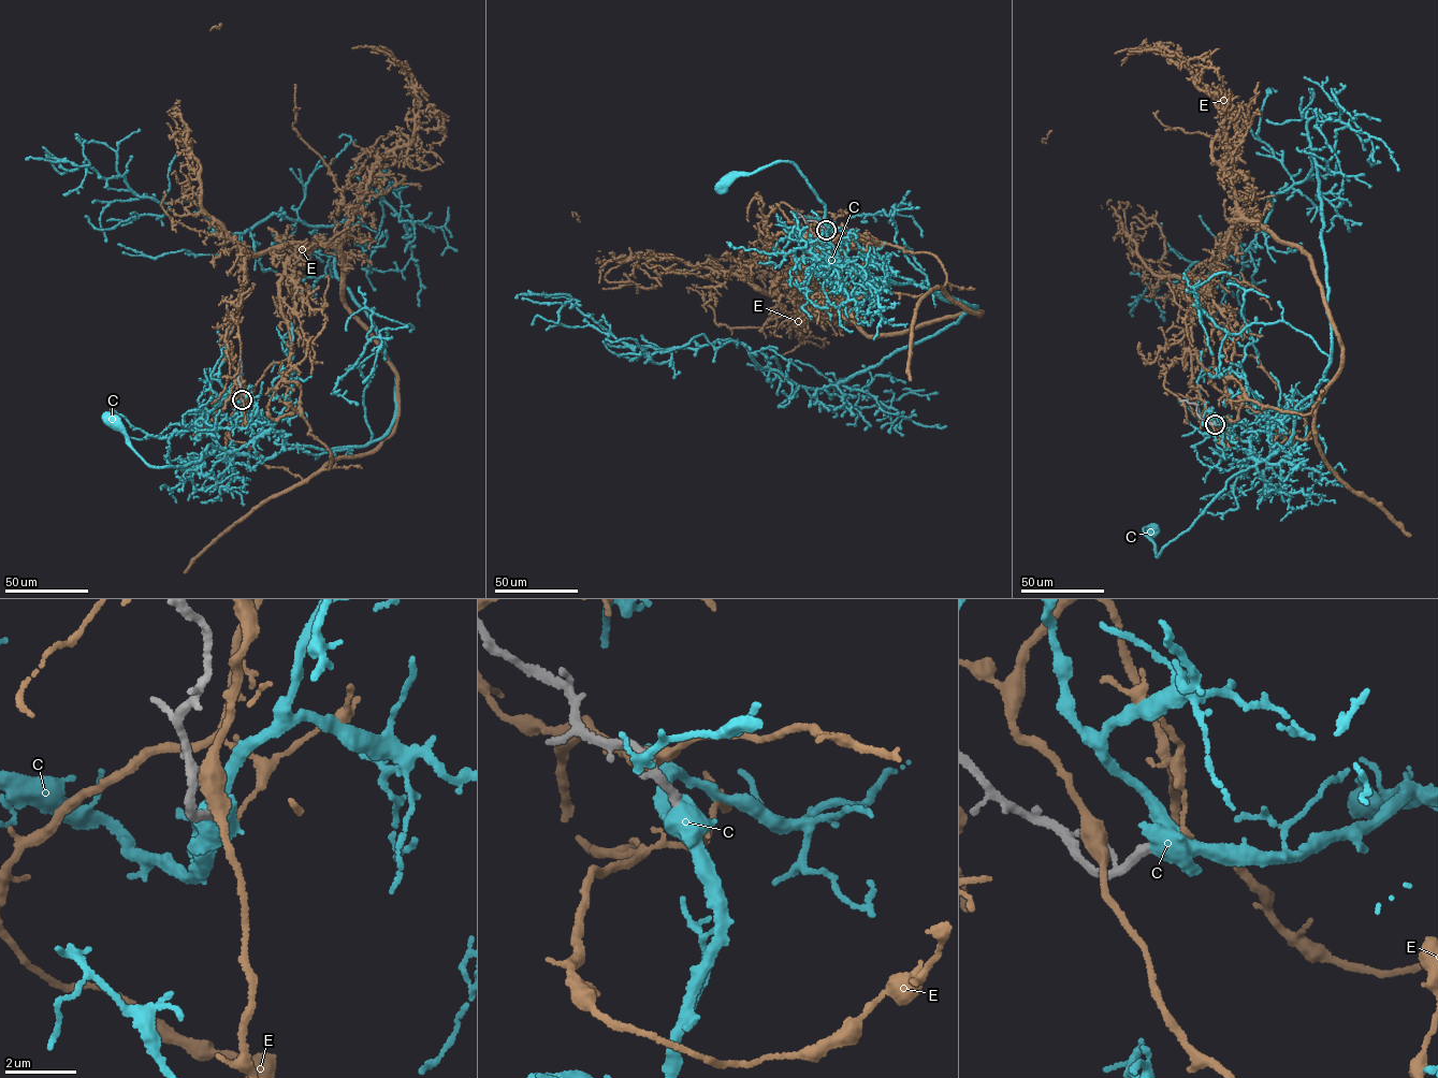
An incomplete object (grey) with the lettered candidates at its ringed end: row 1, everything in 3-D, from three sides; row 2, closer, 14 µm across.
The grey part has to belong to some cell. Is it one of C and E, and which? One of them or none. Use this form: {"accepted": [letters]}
{"accepted": ["C"]}

